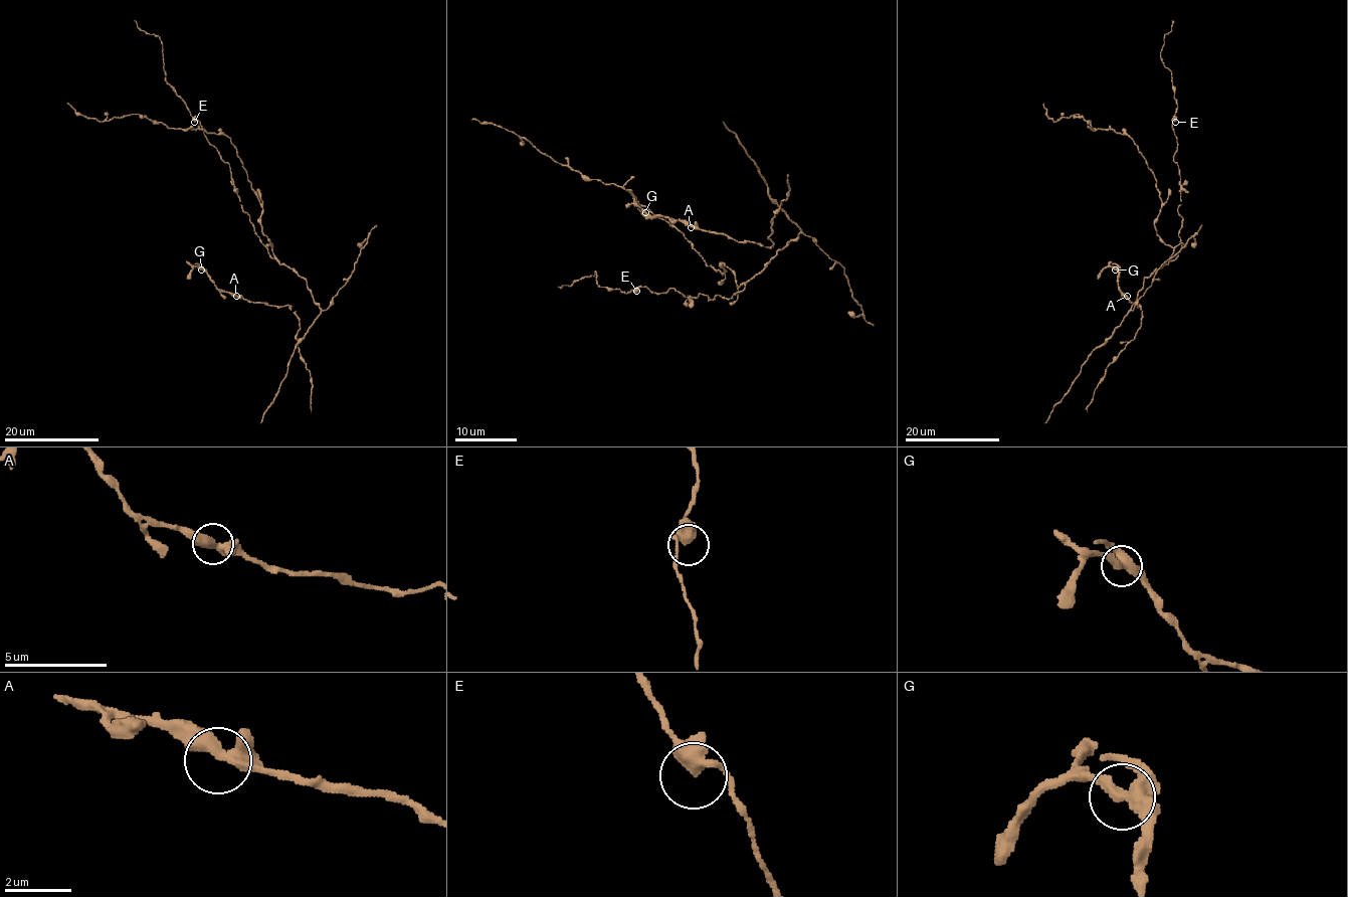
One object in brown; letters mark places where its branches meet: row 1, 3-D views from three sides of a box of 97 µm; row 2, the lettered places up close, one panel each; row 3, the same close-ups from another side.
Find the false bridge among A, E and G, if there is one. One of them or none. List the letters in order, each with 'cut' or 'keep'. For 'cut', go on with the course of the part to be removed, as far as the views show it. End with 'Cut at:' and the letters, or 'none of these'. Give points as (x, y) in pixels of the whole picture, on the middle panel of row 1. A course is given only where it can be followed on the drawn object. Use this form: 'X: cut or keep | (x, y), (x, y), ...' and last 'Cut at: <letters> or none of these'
A: keep
E: keep
G: keep
Cut at: none of these

